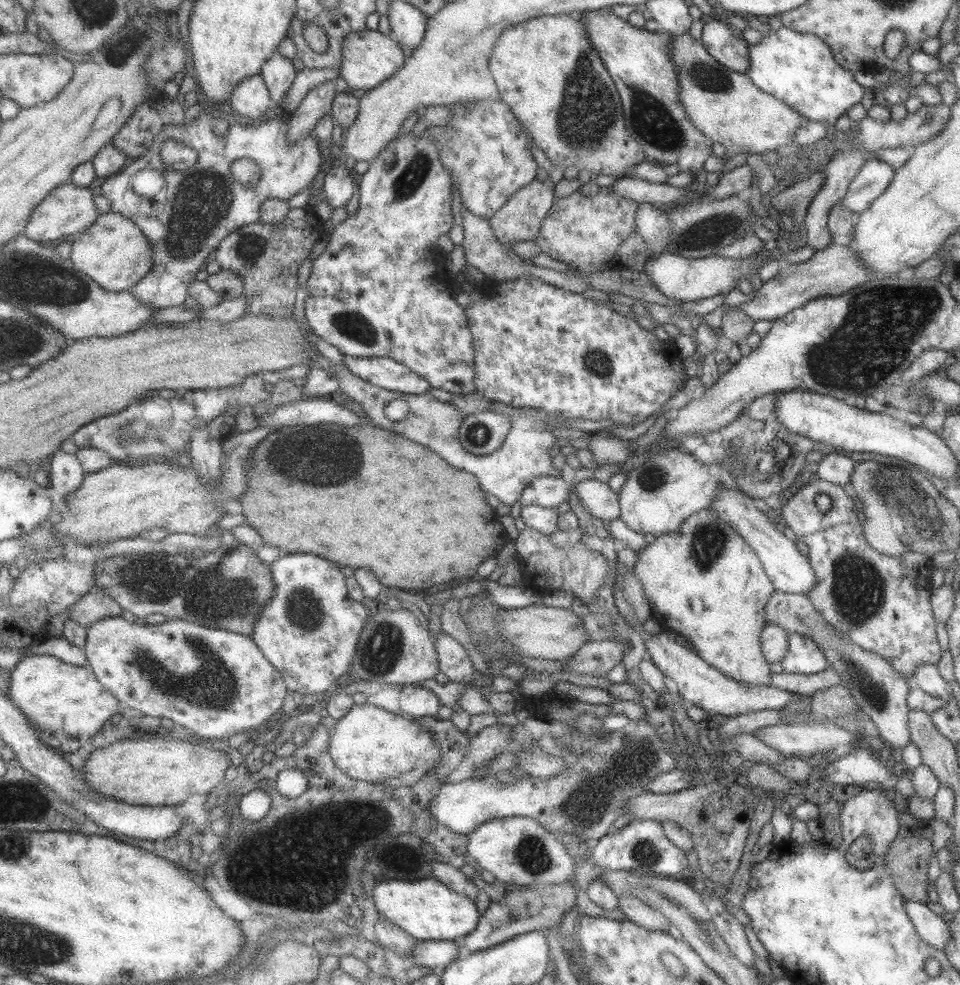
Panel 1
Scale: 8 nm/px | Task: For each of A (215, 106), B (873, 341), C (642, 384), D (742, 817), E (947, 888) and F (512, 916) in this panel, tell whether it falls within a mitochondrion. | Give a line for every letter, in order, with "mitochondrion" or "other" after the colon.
A: other
B: mitochondrion
C: other
D: other
E: other
F: mitochondrion

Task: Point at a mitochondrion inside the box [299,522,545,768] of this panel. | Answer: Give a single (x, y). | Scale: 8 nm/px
(383, 649)

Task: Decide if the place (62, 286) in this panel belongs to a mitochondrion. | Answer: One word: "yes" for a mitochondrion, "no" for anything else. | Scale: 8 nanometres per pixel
yes

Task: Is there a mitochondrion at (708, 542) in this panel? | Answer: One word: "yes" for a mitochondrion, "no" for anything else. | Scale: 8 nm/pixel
yes

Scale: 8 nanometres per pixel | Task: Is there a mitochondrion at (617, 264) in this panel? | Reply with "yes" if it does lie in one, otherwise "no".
no

